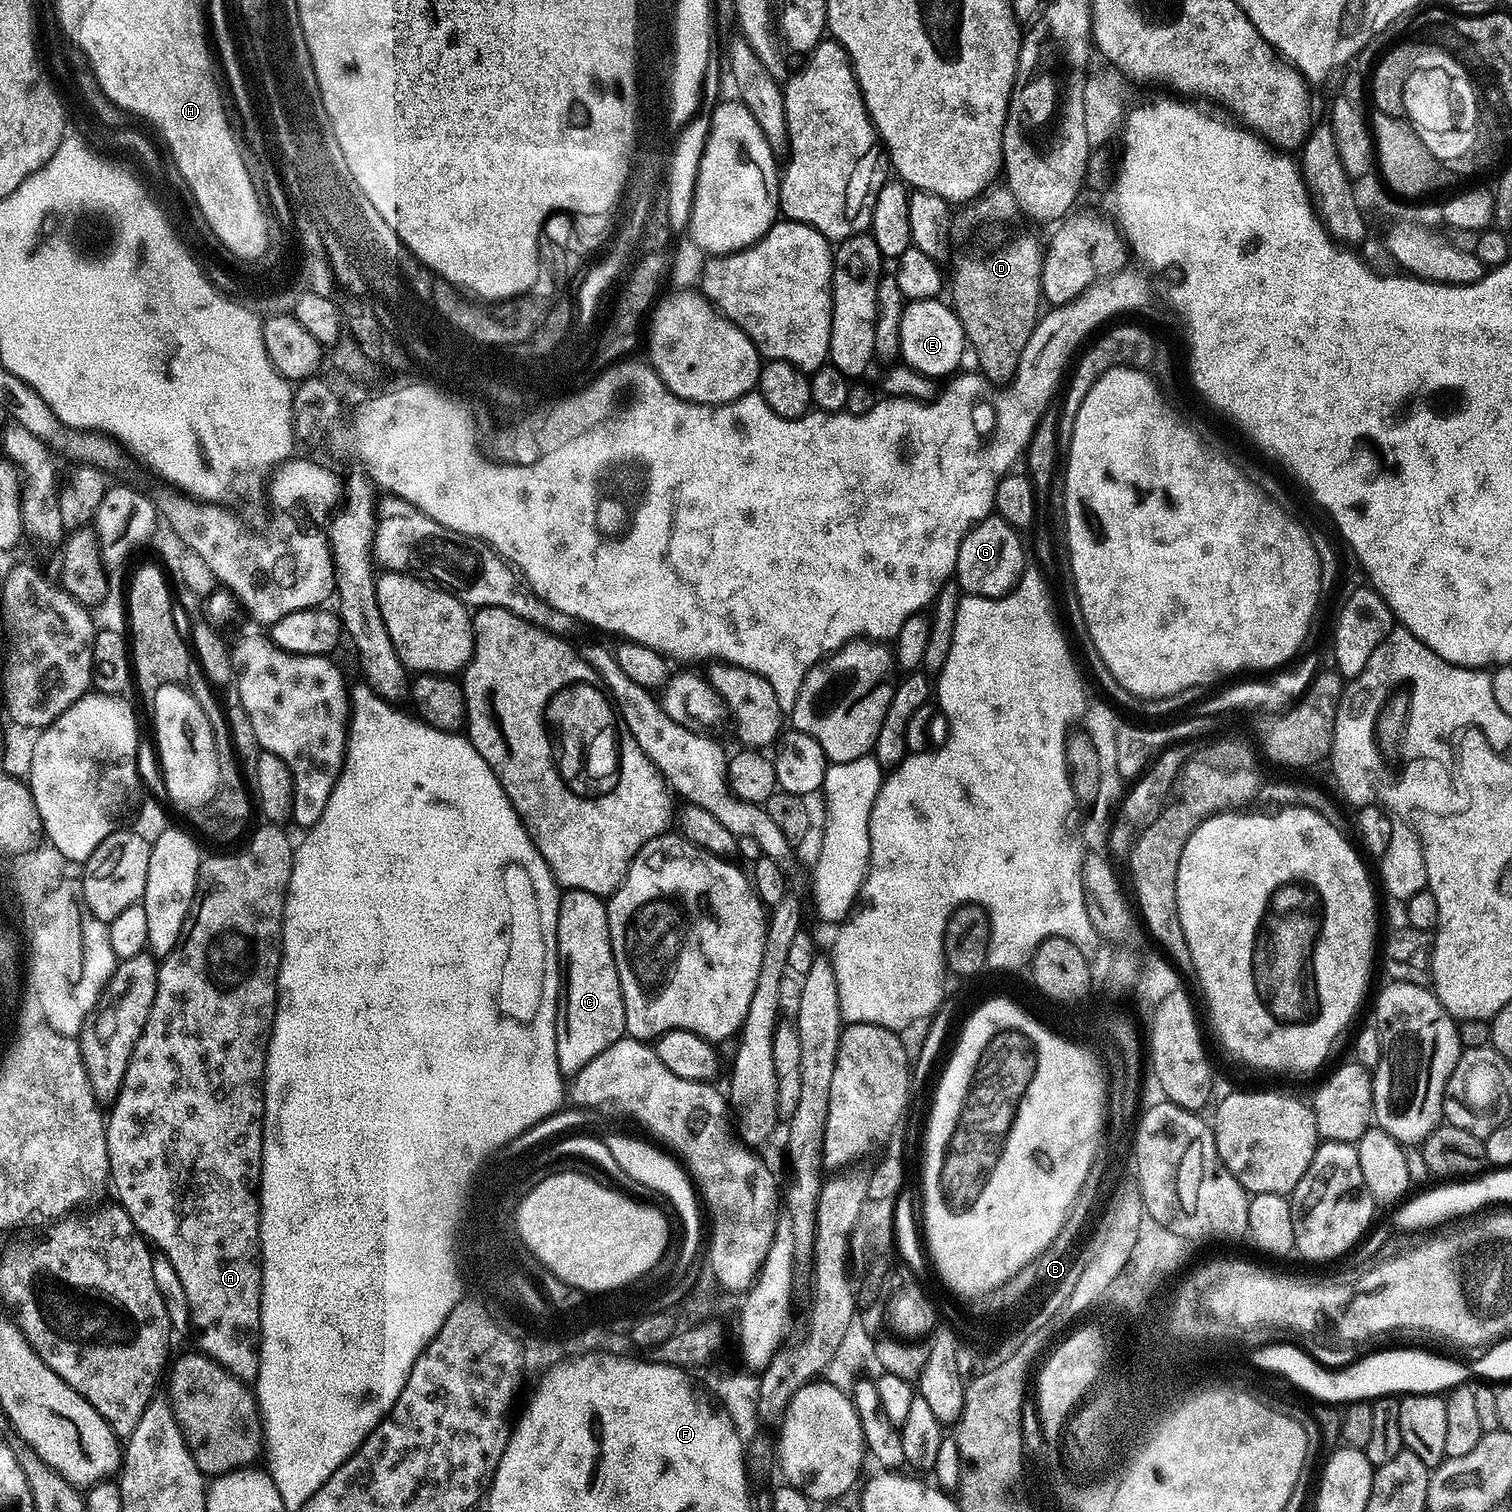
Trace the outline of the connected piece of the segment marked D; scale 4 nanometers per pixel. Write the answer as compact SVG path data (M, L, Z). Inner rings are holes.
M996 228L993 232L964 232L959 233L958 236L958 248L960 244L960 257L956 260L956 274L954 276L954 286L952 288L952 300L950 299L951 307L954 309L956 317L960 320L960 325L964 331L965 341L976 351L976 360L980 363L980 369L978 369L979 375L983 377L985 381L988 380L992 384L1000 384L996 386L1007 386L1012 383L1012 379L1016 377L1016 371L1018 370L1018 362L1022 358L1022 350L1026 350L1026 342L1030 338L1030 334L1036 328L1036 321L1040 319L1042 315L1042 293L1040 291L1040 271L1044 265L1044 253L1042 251L1042 244L1039 244L1034 237L1030 236L1026 232L1015 232L1014 229L1008 228Z

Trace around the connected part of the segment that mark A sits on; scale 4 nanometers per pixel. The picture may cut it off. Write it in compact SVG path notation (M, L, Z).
M264 822L261 823L261 825L261 828L253 834L252 841L250 841L241 852L236 852L233 856L205 855L203 859L201 859L194 902L190 906L188 917L182 926L182 934L174 946L174 950L169 956L165 956L159 961L154 1006L150 1006L150 1018L146 1018L146 1026L142 1030L142 1034L138 1038L138 1042L132 1051L130 1062L126 1066L126 1074L124 1075L120 1092L116 1095L116 1099L111 1101L110 1108L112 1108L112 1113L107 1113L105 1130L105 1142L109 1162L108 1175L110 1177L110 1184L112 1182L112 1188L116 1191L117 1197L115 1196L115 1199L118 1201L120 1207L126 1209L130 1214L130 1218L134 1222L134 1226L137 1230L140 1231L140 1235L143 1236L145 1240L155 1245L170 1262L170 1266L174 1266L174 1270L178 1270L178 1278L182 1282L182 1290L186 1290L190 1328L193 1333L196 1331L195 1347L203 1352L205 1356L209 1356L215 1364L222 1365L231 1376L237 1376L242 1382L255 1381L256 1375L258 1374L258 1366L260 1365L260 1198L258 1189L260 1187L260 1163L262 1162L262 1134L264 1133L264 1057L268 1047L268 1035L272 1032L272 1023L276 1017L276 979L278 978L278 970L280 969L280 941L284 930L284 895L288 893L288 883L290 882L290 874L292 873L292 857L294 855L294 840L291 840L291 838L283 832L285 829L281 827L281 825L271 822Z

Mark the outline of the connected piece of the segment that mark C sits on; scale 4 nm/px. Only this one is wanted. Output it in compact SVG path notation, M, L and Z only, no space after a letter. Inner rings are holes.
M567 889L561 895L556 927L556 954L562 965L562 999L558 1004L556 1018L556 1058L560 1075L571 1078L586 1066L602 1050L614 1046L614 1042L625 1039L626 1010L622 1002L622 986L618 982L618 966L614 966L614 954L610 946L608 910L601 897L586 890Z

